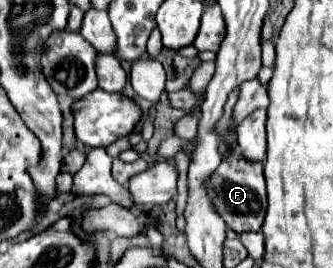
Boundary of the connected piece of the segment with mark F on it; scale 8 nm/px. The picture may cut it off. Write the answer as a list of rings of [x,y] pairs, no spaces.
[[[227,155],[211,177],[213,179],[209,179],[209,195],[211,195],[219,215],[225,219],[227,227],[233,229],[235,233],[259,231],[263,225],[265,211],[267,211],[267,191],[265,191],[263,165]]]

